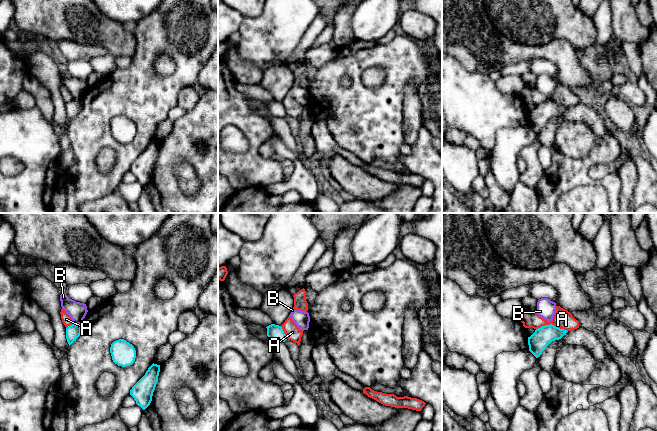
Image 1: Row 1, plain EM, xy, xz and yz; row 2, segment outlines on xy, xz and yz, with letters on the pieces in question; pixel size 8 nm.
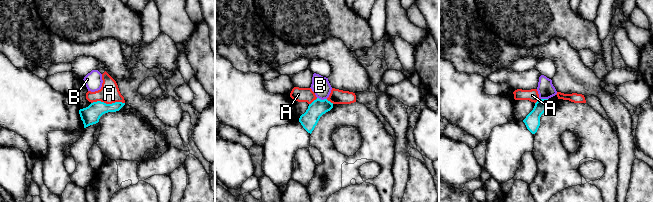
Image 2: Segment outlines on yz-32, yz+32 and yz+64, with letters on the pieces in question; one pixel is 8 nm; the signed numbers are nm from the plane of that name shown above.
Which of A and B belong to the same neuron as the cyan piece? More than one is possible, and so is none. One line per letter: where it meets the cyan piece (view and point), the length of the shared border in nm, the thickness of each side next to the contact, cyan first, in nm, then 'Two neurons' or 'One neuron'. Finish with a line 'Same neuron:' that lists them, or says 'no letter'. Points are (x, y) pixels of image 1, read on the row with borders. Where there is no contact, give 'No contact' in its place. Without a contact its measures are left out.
A: Touches cyan at yz (551, 324). Shared border 260 nm. Thickness 160 nm (cyan) against 150 nm. Two neurons
B: Touches cyan at xy (77, 325). Shared border 60 nm. Thickness 120 nm (cyan) against 150 nm. Two neurons
Same neuron: no letter

